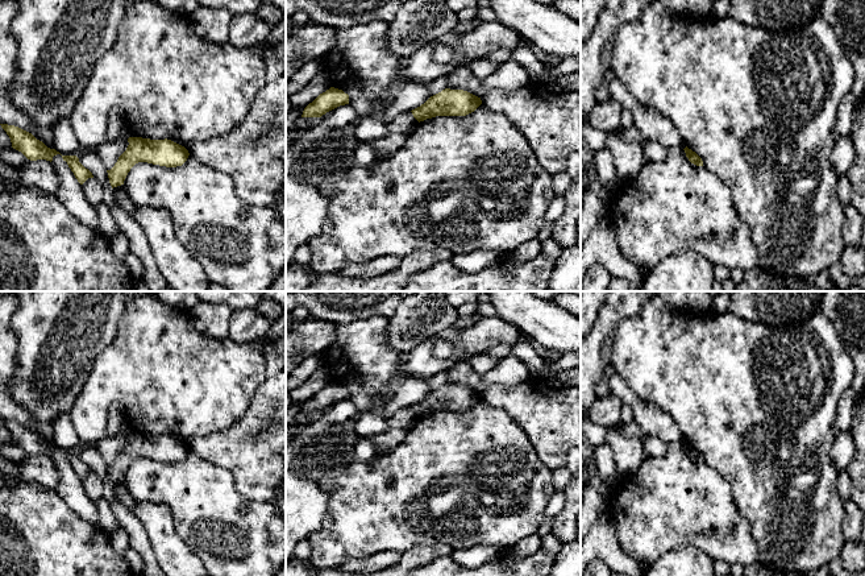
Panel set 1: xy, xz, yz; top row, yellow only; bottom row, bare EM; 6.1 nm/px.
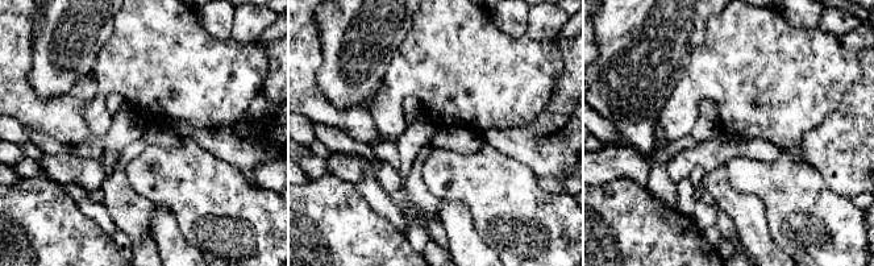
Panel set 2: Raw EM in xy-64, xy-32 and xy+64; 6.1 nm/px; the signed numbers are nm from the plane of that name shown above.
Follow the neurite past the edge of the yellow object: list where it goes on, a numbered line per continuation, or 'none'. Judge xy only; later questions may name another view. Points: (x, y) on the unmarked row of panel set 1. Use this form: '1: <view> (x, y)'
none

